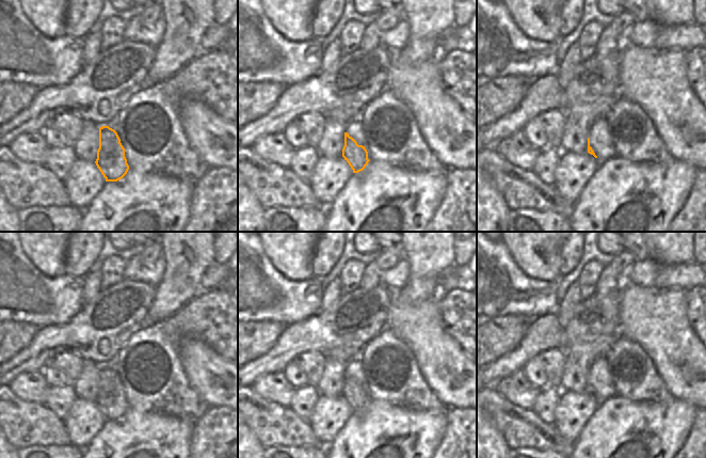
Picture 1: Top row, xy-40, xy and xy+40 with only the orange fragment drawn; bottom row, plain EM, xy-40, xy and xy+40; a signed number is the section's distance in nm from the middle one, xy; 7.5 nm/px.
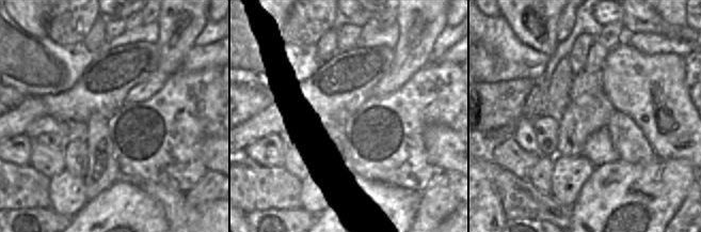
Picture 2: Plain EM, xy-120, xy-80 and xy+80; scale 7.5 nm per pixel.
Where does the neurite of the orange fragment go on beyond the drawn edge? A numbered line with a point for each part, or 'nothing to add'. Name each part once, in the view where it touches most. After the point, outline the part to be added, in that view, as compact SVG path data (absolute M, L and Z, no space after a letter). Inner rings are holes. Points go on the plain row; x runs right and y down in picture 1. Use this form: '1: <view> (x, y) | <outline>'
nothing to add

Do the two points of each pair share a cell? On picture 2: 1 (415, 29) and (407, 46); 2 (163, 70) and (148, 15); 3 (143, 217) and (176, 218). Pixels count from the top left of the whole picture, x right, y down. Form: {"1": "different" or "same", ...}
{"1": "same", "2": "different", "3": "different"}

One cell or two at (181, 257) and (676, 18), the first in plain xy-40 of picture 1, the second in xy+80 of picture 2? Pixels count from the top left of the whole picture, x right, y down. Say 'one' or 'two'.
one

